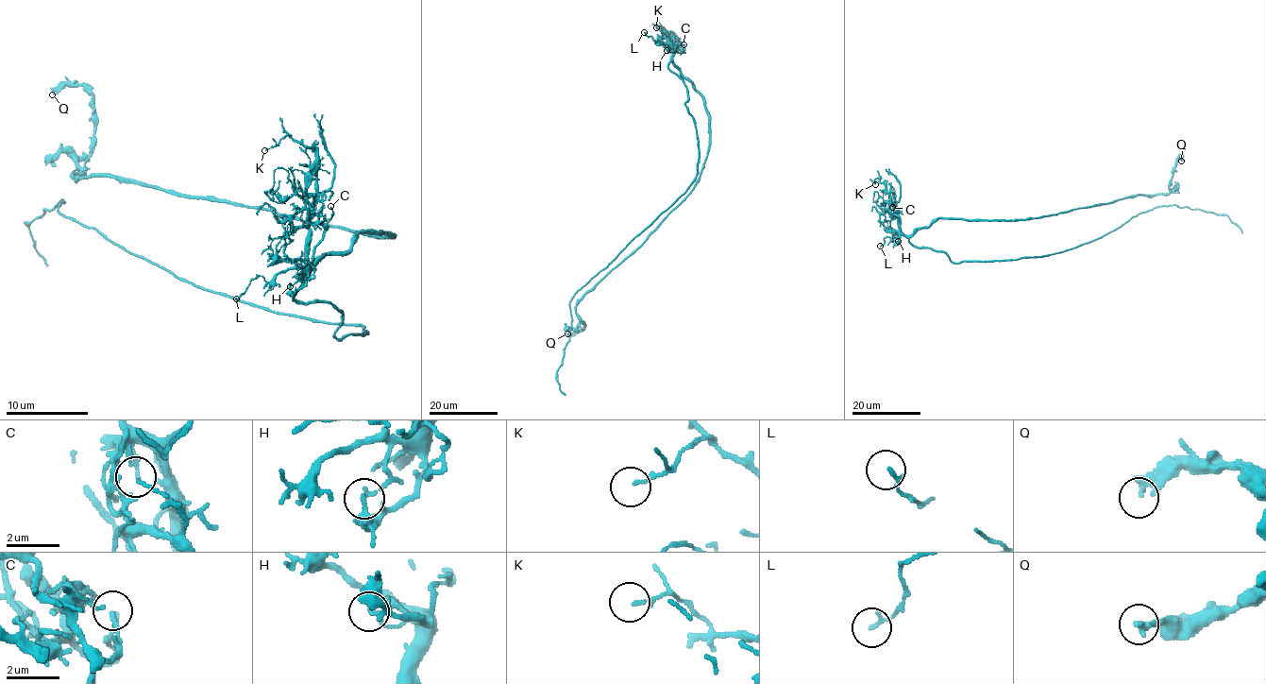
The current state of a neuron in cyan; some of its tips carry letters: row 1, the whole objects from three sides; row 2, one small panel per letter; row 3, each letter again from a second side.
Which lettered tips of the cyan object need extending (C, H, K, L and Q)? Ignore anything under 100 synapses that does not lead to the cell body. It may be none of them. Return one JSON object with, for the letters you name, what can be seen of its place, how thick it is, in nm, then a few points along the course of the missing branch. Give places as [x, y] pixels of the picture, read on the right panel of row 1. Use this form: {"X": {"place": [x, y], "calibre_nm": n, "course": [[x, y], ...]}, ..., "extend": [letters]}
{"extend": []}

